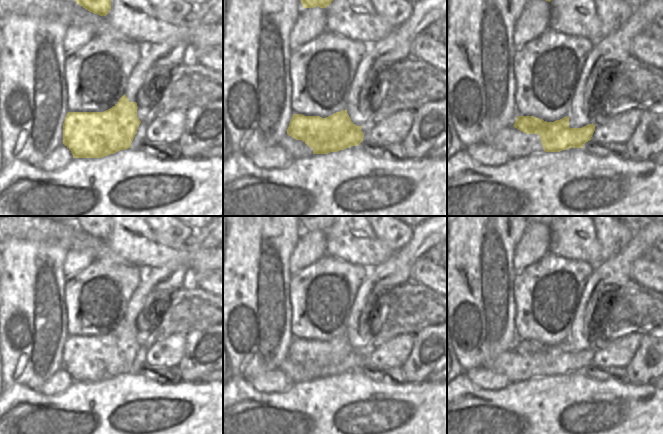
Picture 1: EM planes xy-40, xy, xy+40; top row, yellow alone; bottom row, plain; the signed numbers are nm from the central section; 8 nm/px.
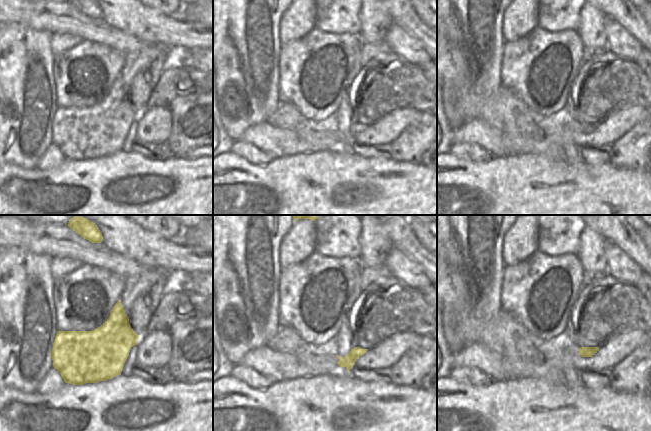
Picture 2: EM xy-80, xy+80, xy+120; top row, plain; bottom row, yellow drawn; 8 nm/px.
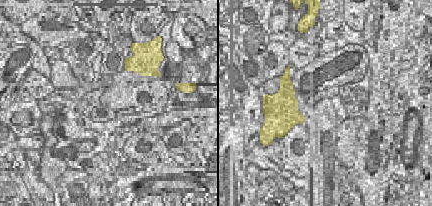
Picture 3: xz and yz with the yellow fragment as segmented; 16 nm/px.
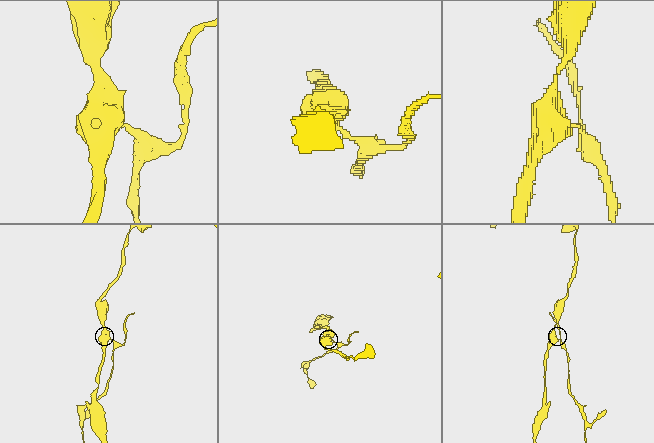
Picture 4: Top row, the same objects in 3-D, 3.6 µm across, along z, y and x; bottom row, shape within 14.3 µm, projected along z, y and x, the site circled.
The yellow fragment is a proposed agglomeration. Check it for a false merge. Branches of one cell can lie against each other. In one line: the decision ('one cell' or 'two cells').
two cells

